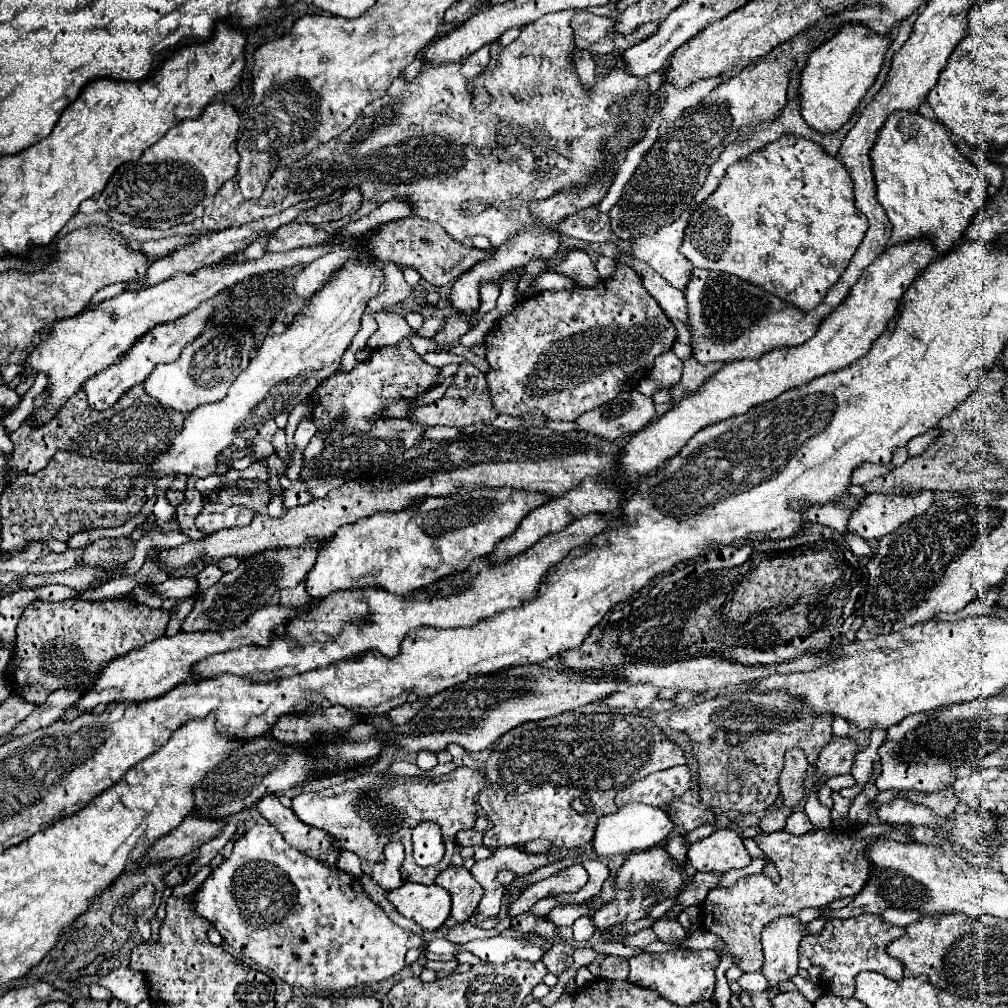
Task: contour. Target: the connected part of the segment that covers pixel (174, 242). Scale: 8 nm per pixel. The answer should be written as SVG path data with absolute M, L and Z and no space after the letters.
M193 236L163 238L163 240L157 240L157 242L145 242L145 244L143 244L143 252L149 254L151 258L161 258L161 256L167 256L167 254L171 254L173 250L177 250L179 246L189 244L189 242L193 242Z

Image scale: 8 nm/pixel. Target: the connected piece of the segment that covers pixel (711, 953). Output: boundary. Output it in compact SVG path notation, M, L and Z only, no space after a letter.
M671 950L661 954L643 952L635 958L629 958L629 982L637 984L641 988L657 990L665 1000L677 1004L677 1006L689 1006L703 1000L711 1000L715 992L715 968L719 964L721 956L715 950Z

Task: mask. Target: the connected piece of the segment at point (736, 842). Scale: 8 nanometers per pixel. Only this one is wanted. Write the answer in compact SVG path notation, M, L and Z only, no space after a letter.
M717 830L695 842L689 848L687 858L697 872L719 874L731 868L743 868L751 862L751 856L743 846L743 838L735 830Z

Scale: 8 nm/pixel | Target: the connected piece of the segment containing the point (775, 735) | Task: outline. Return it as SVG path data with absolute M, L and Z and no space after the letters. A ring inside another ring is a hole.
M727 692L669 716L669 728L685 732L699 762L697 784L705 806L723 812L763 812L779 796L779 774L789 748L801 748L811 764L831 742L831 716L813 720L801 704L793 704L781 692L753 696L753 692Z

